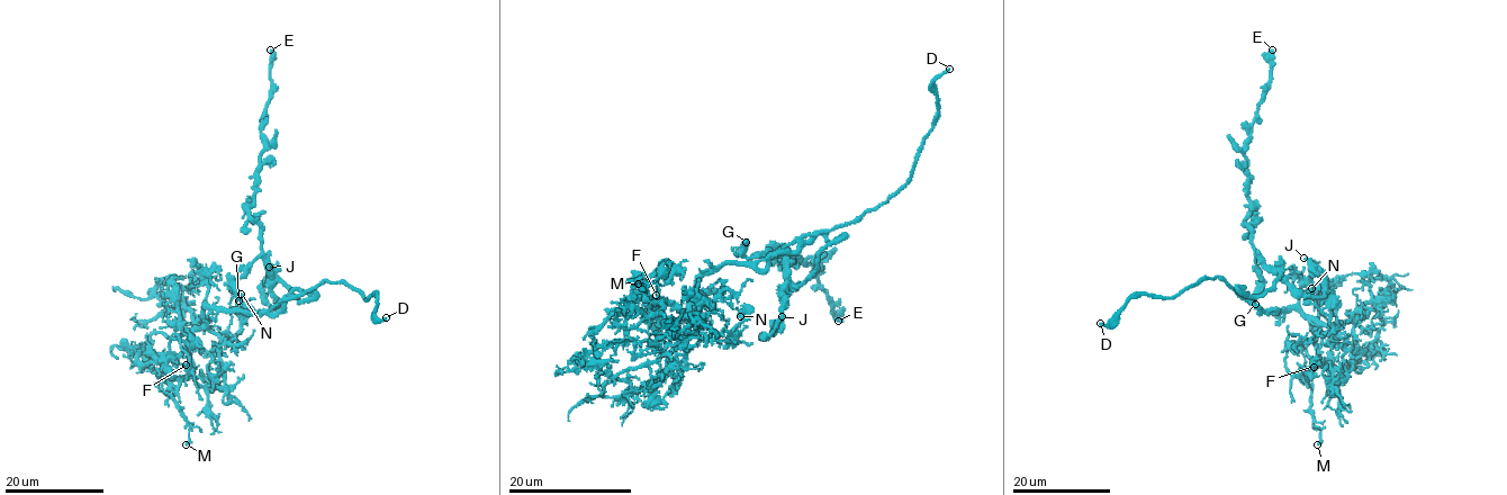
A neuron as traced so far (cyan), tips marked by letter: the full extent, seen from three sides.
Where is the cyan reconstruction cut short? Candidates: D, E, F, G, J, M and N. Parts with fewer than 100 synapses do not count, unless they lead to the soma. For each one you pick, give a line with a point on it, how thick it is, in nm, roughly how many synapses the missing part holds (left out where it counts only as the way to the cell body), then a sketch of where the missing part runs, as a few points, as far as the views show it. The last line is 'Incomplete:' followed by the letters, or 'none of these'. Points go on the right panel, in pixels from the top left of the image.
D: Place: (1100, 323). Thickness 320 nm. Course of what is missing: (1100, 323), (1088, 318), (1073, 302), (1059, 298), (1048, 286), (1048, 280)
Incomplete: D

